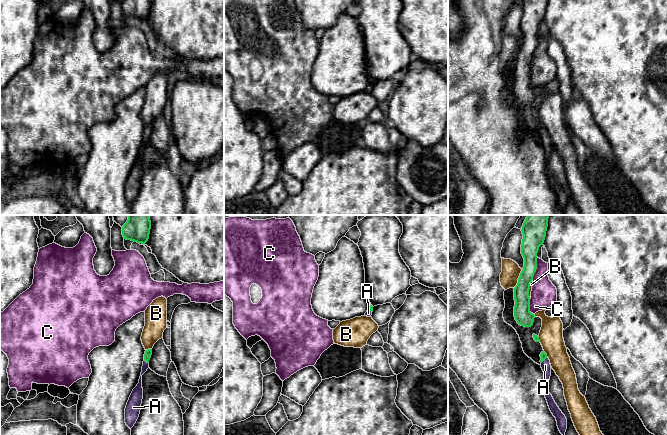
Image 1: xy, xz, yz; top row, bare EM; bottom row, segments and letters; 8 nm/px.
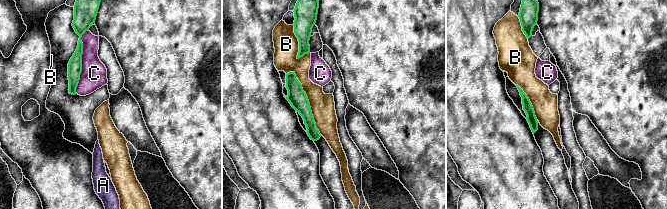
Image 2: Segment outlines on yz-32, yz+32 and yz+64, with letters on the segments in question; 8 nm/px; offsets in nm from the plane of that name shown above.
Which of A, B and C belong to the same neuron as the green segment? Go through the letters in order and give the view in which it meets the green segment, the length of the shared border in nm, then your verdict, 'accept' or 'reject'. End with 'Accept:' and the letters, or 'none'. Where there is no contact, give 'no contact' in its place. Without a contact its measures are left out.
A: xy | 50 nm | accept
B: yz | 170 nm | reject
C: yz | 190 nm | reject
Accept: A

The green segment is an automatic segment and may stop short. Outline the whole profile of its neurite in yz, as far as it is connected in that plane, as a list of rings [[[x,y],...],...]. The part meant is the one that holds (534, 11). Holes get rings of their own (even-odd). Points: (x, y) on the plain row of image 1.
[[[523,0],[521,30],[524,43],[514,64],[514,93],[517,99],[524,103],[531,103],[535,91],[530,88],[529,65],[537,45],[537,29],[543,21],[548,0]]]

